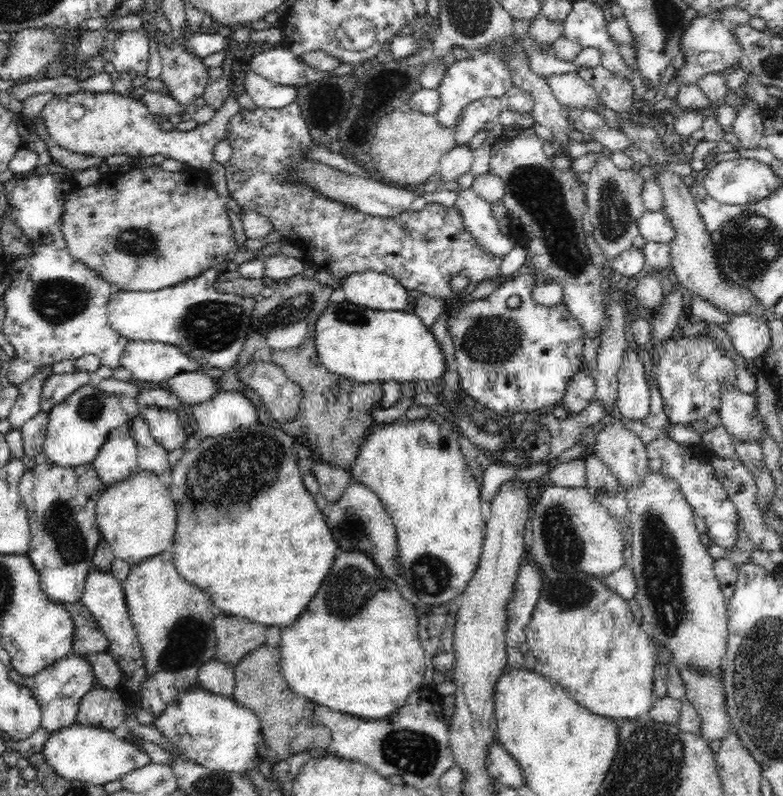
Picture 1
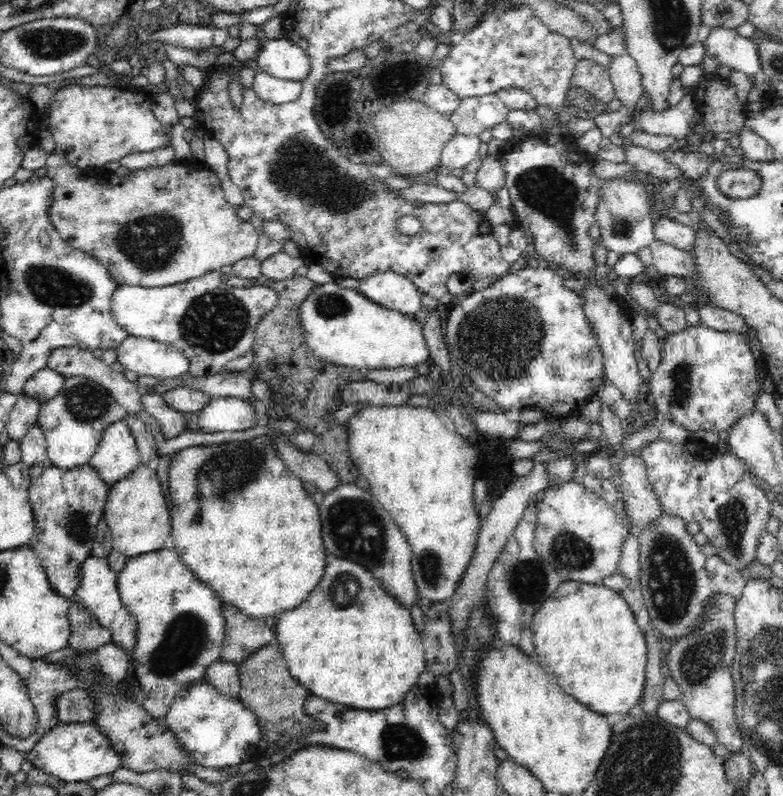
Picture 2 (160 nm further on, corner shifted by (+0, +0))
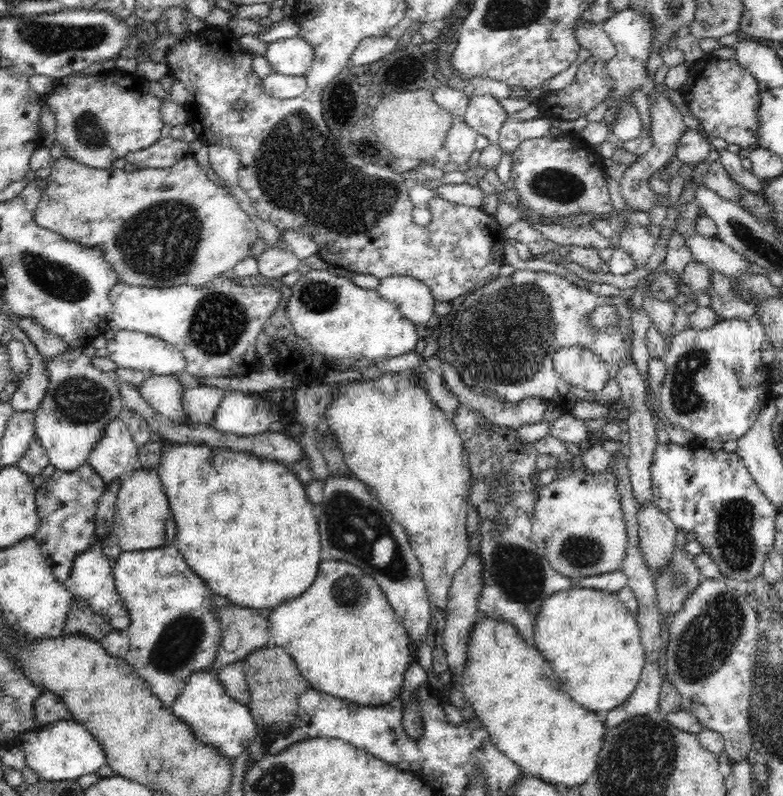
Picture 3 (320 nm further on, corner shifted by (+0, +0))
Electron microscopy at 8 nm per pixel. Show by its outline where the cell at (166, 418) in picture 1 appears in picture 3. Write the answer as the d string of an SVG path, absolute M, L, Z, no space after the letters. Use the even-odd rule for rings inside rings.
M150 374L139 387L139 393L156 412L169 422L178 424L178 422L187 422L187 414L182 405L185 389L186 387L178 382L176 376Z

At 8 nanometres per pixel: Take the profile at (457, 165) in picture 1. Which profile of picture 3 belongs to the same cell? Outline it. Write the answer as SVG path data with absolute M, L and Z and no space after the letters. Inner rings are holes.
M461 118L454 120L443 144L449 153L449 161L456 162L461 168L465 168L468 158L476 149L474 144L478 135Z

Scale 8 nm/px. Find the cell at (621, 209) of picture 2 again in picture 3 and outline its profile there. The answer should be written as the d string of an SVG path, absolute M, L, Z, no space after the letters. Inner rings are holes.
M631 225L623 230L618 246L634 260L636 267L644 266L654 252L657 239L650 235L648 226Z

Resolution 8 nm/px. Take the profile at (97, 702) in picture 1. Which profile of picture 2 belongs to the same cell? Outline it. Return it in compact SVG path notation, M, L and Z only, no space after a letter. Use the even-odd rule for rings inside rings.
M82 687L56 697L53 705L60 723L90 723L97 715L93 694Z

